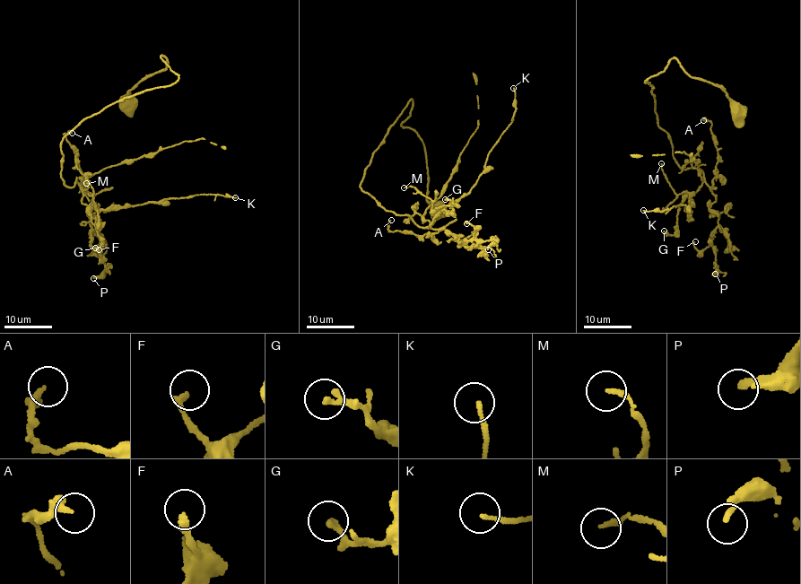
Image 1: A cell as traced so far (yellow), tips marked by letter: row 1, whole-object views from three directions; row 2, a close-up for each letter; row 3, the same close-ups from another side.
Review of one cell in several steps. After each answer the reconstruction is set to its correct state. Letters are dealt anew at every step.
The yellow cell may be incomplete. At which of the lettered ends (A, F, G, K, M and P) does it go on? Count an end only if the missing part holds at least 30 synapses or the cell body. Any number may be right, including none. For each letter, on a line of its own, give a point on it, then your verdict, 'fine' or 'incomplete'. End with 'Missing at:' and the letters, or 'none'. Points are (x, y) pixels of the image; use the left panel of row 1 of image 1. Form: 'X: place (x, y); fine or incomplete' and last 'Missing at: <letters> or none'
A: place (72, 133); fine
F: place (99, 249); fine
G: place (95, 248); fine
K: place (235, 197); fine
M: place (86, 183); fine
P: place (93, 278); fine
Missing at: none

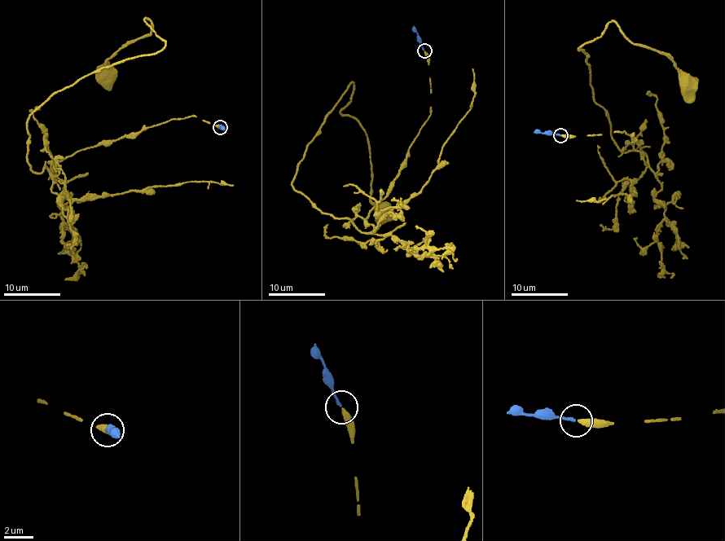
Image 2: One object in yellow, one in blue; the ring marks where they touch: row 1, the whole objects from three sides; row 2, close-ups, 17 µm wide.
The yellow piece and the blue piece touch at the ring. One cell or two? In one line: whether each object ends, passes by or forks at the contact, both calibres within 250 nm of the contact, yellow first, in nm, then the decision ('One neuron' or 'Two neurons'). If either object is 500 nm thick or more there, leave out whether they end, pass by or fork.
At the ring yellow ends. At the ring blue ends. Thickness 360 nm (yellow) against 170 nm. One neuron

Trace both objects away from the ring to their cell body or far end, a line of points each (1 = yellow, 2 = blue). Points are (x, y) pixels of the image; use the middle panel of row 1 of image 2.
1: (424, 50), (430, 112), (371, 230), (291, 186), (351, 81), (340, 112), (366, 133), (386, 213)
2: (424, 50), (414, 26)

